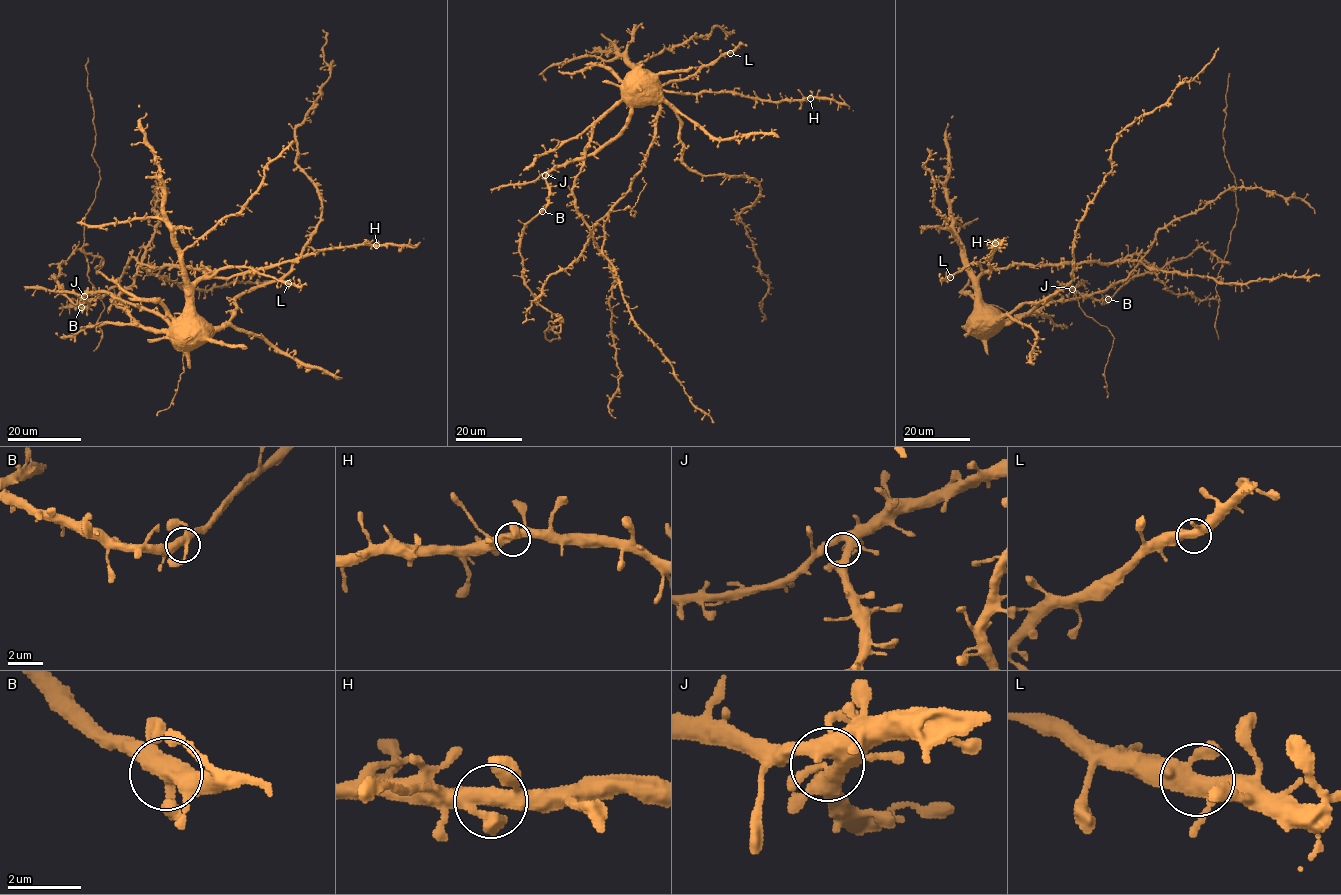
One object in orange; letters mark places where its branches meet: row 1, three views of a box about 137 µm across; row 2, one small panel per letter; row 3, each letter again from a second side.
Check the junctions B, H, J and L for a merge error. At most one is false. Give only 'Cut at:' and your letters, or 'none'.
Cut at: none

